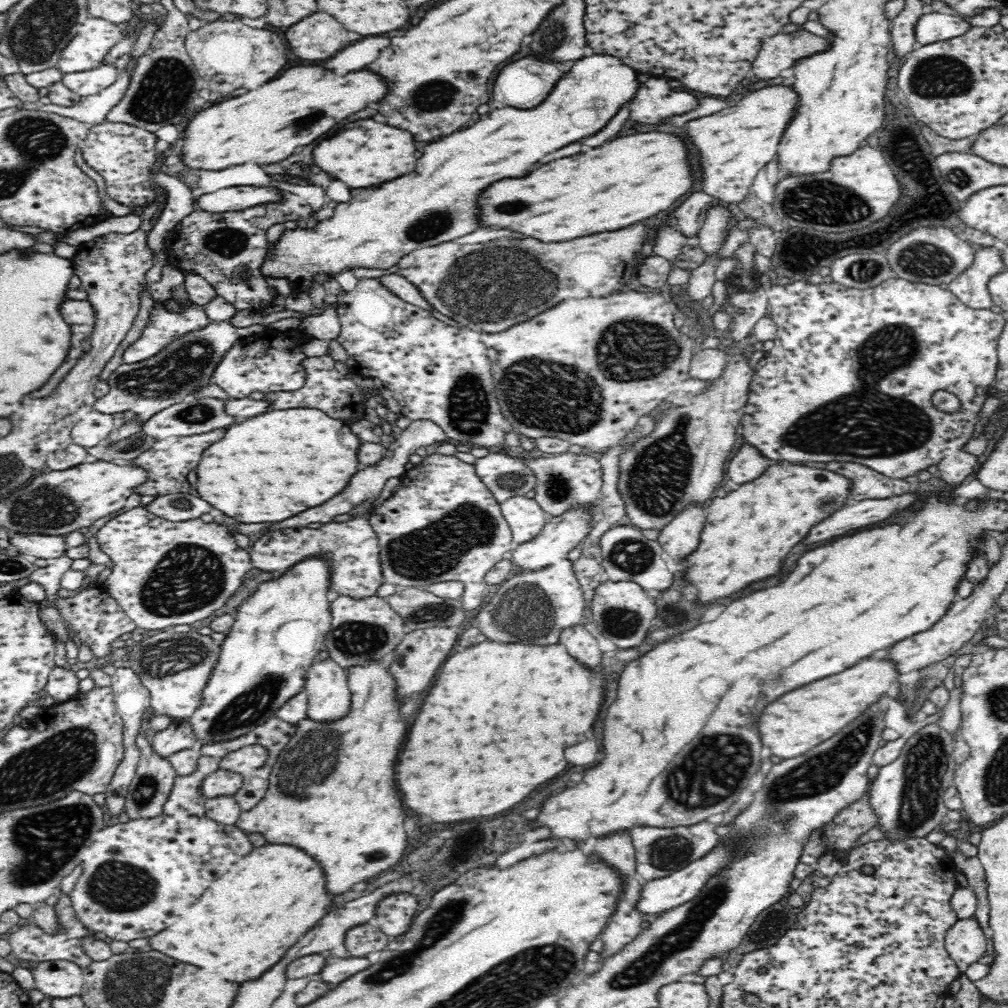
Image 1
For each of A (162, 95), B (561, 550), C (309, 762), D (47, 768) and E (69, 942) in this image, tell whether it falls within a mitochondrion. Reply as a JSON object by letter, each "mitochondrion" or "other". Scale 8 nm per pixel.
{"A":"mitochondrion","B":"other","C":"mitochondrion","D":"mitochondrion","E":"other"}

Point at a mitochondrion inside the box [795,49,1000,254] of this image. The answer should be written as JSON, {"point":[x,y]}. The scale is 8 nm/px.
{"point":[938,76]}

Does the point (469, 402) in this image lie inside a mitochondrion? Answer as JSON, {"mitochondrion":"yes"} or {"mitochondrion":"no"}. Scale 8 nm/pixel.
{"mitochondrion":"yes"}

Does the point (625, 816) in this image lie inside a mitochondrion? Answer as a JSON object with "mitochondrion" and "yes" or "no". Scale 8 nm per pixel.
{"mitochondrion":"no"}

